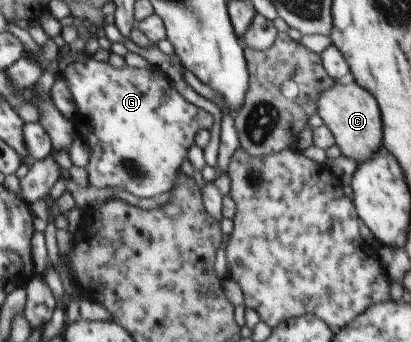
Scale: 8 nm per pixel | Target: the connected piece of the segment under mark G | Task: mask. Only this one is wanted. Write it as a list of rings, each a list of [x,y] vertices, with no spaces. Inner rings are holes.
[[[87,56],[82,62],[73,62],[69,64],[66,70],[62,72],[62,75],[64,75],[67,80],[76,105],[75,115],[72,118],[76,134],[90,146],[92,151],[89,164],[86,166],[89,174],[89,184],[96,186],[96,188],[104,188],[106,186],[121,188],[140,198],[152,198],[152,196],[156,196],[156,194],[167,195],[172,191],[177,184],[177,175],[181,170],[180,165],[186,160],[190,146],[195,144],[194,137],[196,133],[202,130],[202,128],[208,130],[212,128],[212,124],[214,124],[212,114],[207,110],[202,110],[202,108],[190,104],[162,73],[159,74],[156,70],[152,71],[149,68],[134,68],[126,65],[124,68],[116,69],[108,62],[100,62],[93,56]]]

